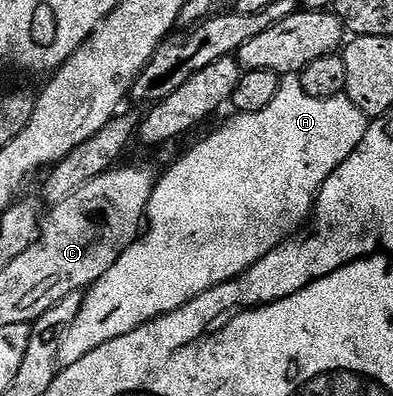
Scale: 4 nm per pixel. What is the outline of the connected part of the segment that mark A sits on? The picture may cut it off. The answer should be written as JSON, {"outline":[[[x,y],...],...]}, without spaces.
{"outline":[[[294,74],[282,77],[280,90],[276,90],[276,98],[272,98],[272,102],[268,102],[268,106],[264,106],[264,110],[244,112],[233,118],[235,120],[230,120],[223,128],[216,129],[207,140],[200,141],[187,156],[180,157],[166,173],[162,172],[157,177],[157,184],[151,194],[151,200],[147,204],[144,231],[140,238],[132,242],[116,258],[115,264],[103,277],[85,289],[76,320],[72,322],[72,326],[68,326],[64,338],[60,338],[60,346],[58,347],[59,369],[76,366],[76,362],[80,362],[80,358],[84,358],[84,354],[92,354],[92,350],[104,346],[104,342],[112,342],[112,338],[120,338],[124,334],[130,334],[141,324],[146,324],[149,320],[156,319],[157,316],[166,316],[169,312],[175,312],[192,298],[196,298],[224,282],[236,279],[241,272],[246,272],[256,262],[260,262],[260,258],[264,258],[264,254],[271,252],[277,244],[290,239],[311,219],[314,201],[322,189],[322,183],[354,153],[356,146],[360,146],[368,127],[368,117],[347,96],[343,94],[332,98],[312,98],[308,94],[304,94],[301,79]]]}

